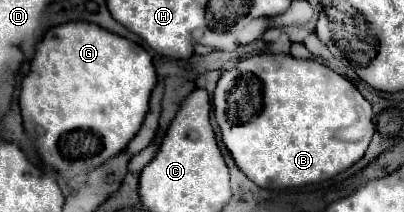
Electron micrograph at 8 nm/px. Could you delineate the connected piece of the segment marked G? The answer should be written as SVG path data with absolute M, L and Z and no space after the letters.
M66 23L50 29L36 47L30 75L22 81L20 109L24 131L32 135L40 157L60 173L72 191L82 189L86 173L126 149L138 133L148 111L148 99L156 85L156 71L148 51L124 37L90 23Z

